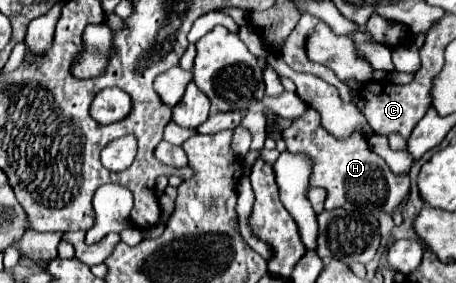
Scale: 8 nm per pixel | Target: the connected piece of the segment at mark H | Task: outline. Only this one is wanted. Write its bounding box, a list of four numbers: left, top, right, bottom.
[282,109,410,217]

